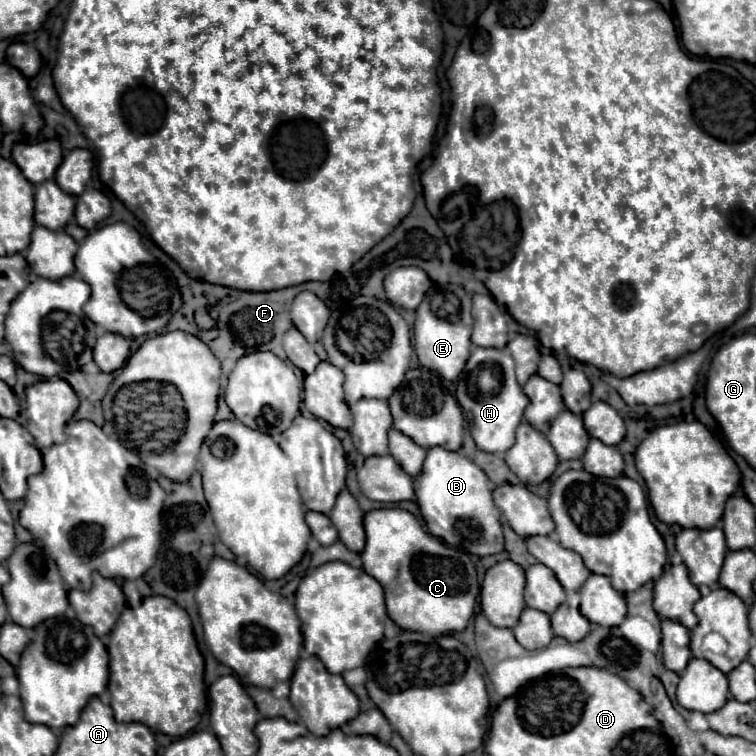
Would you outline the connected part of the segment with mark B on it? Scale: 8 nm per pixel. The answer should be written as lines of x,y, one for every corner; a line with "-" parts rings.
433,447
427,451
421,473
423,475
415,483
415,495
425,523
433,535
439,535
439,539
451,547
465,549
479,557
503,549
503,529
499,521
501,511
495,507
491,497
493,483
471,459
443,447

